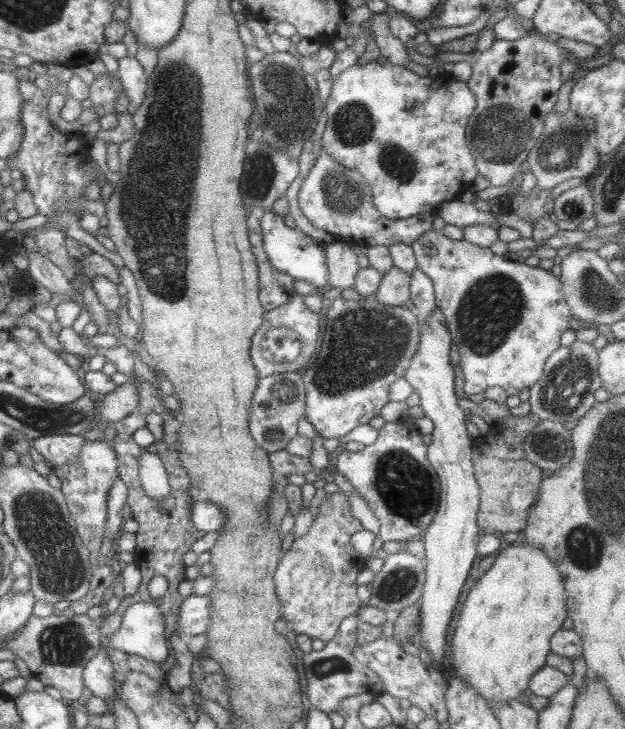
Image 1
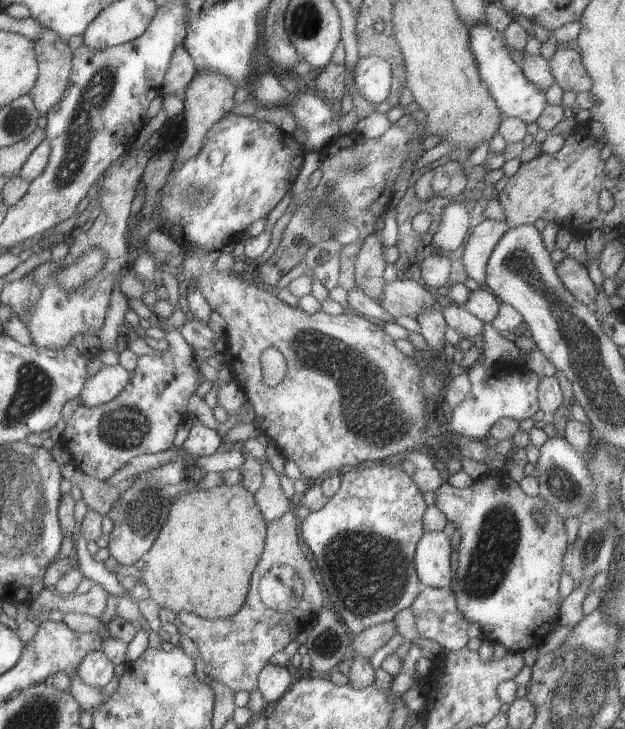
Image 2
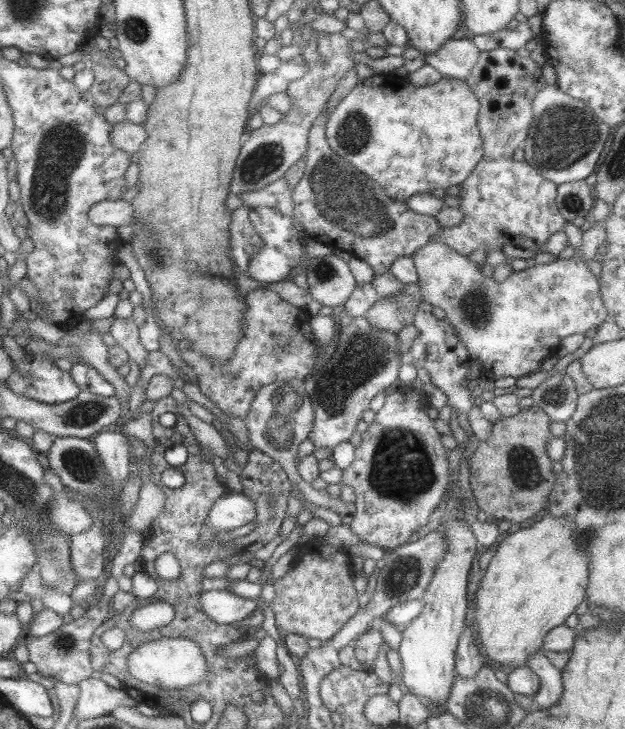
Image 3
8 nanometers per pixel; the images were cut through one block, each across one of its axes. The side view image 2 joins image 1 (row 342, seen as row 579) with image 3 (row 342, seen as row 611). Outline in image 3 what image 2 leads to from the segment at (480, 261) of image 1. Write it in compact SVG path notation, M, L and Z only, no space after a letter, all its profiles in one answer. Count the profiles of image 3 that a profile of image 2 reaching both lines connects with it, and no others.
M429 242L417 248L413 262L422 300L445 313L445 319L454 329L459 342L467 348L470 358L478 361L483 371L491 372L494 379L506 376L517 379L536 372L541 362L558 348L561 338L573 334L584 335L608 318L603 301L599 299L598 278L575 255L567 260L556 259L549 264L535 264L512 272L501 282L496 282L491 275L484 276L468 256L454 252L441 242Z

